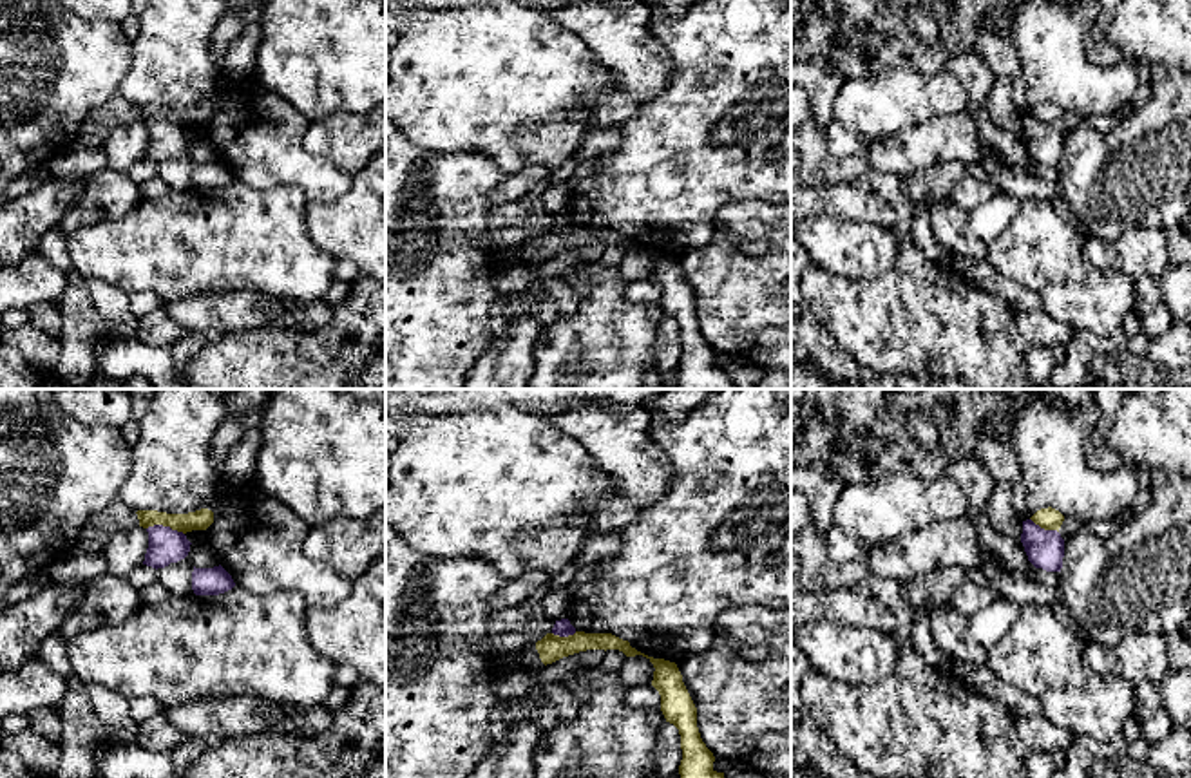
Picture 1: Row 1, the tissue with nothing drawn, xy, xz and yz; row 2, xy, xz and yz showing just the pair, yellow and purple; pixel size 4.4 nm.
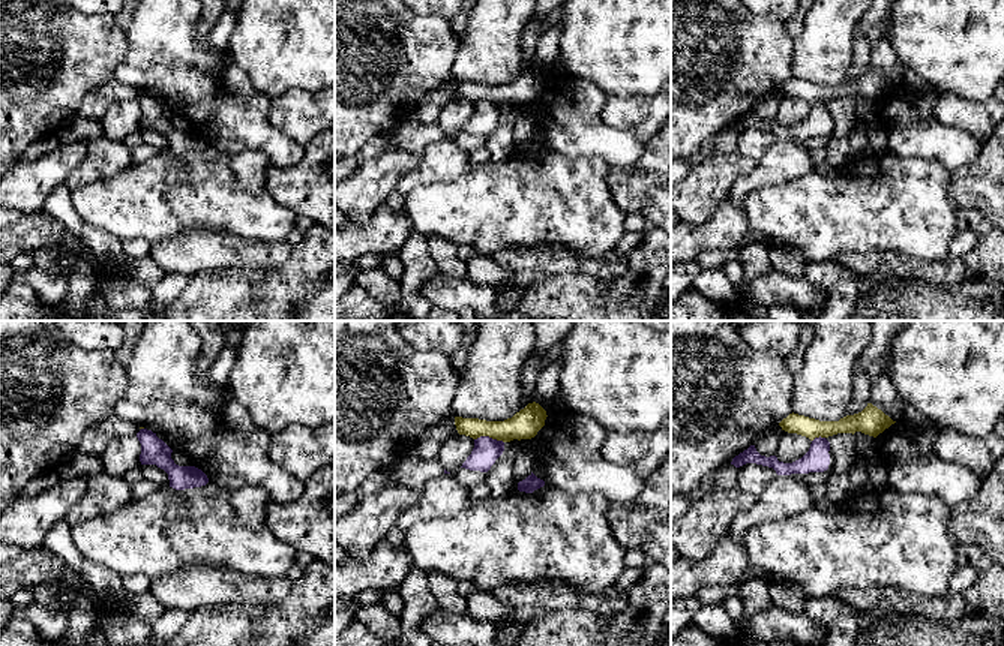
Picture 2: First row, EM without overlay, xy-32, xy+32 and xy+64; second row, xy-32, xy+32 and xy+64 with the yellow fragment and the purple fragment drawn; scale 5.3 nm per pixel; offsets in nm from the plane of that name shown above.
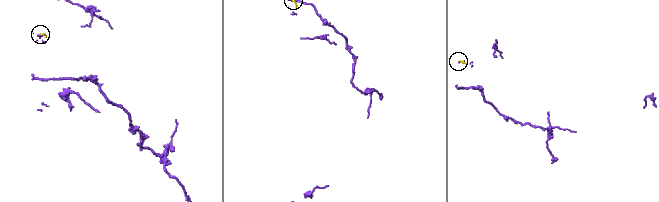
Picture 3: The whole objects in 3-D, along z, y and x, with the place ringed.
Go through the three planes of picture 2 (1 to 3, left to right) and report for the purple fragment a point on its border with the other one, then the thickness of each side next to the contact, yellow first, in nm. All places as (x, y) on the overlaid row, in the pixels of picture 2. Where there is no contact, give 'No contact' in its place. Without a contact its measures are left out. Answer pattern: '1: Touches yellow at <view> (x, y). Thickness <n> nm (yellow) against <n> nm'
1: No contact
2: Touches yellow at xy+32 (489, 436). Thickness 160 nm (yellow) against 140 nm
3: Touches yellow at xy+64 (818, 436). Thickness 110 nm (yellow) against 140 nm

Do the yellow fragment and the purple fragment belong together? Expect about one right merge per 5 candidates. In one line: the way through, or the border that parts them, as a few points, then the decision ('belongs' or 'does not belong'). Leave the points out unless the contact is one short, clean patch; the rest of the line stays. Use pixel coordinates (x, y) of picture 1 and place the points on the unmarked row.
along xy (147, 122), (169, 120), (183, 129) | does not belong

